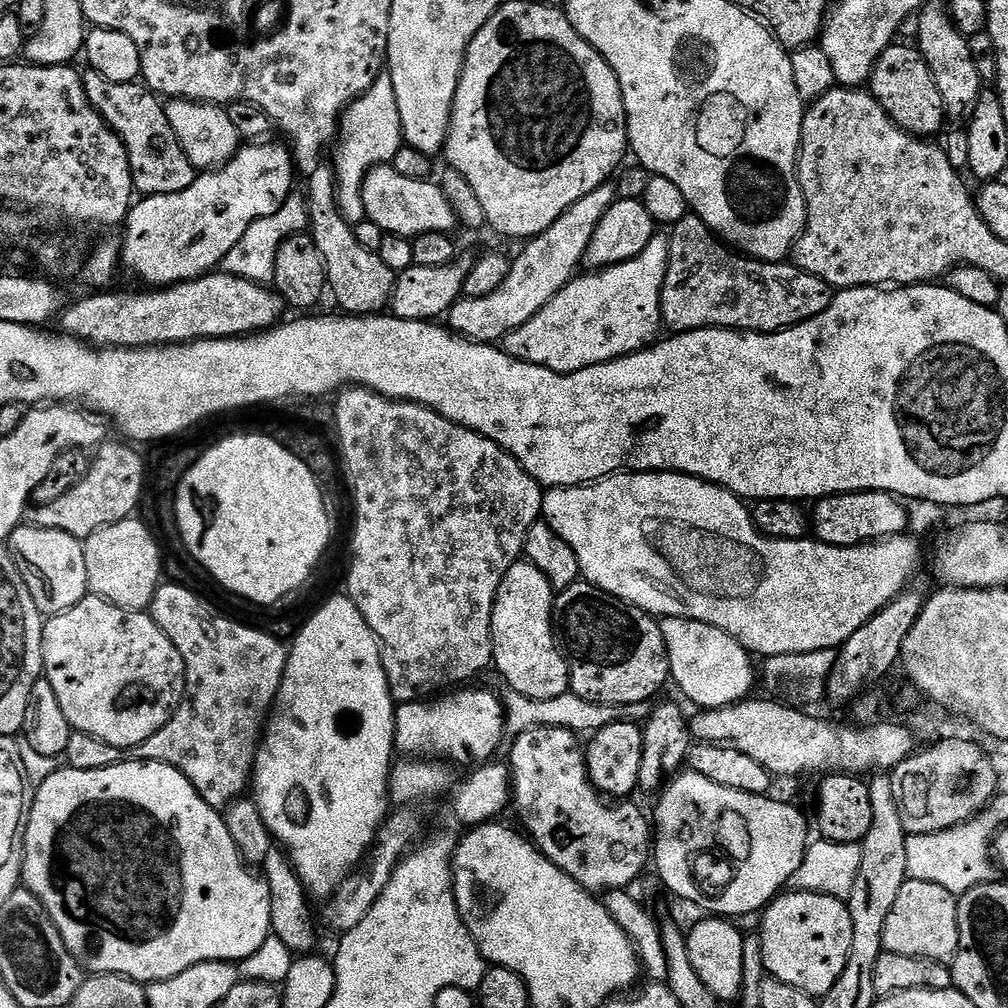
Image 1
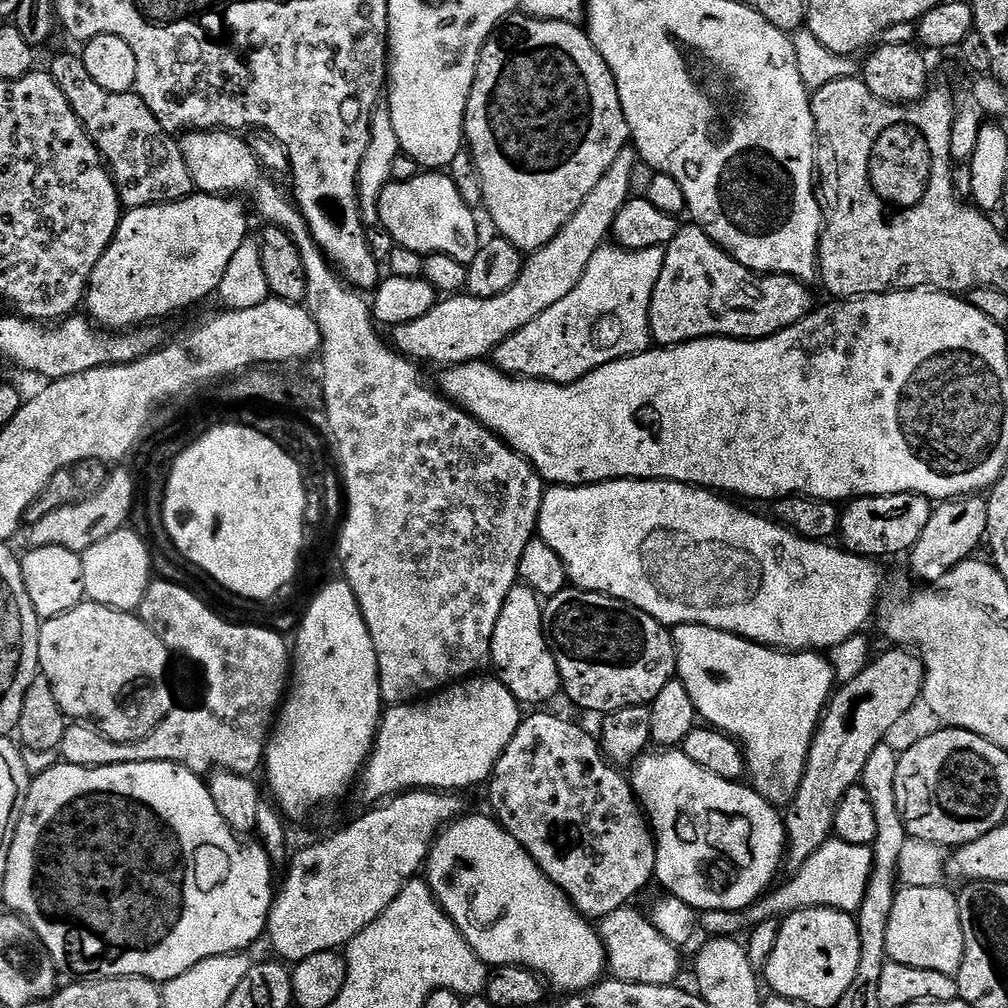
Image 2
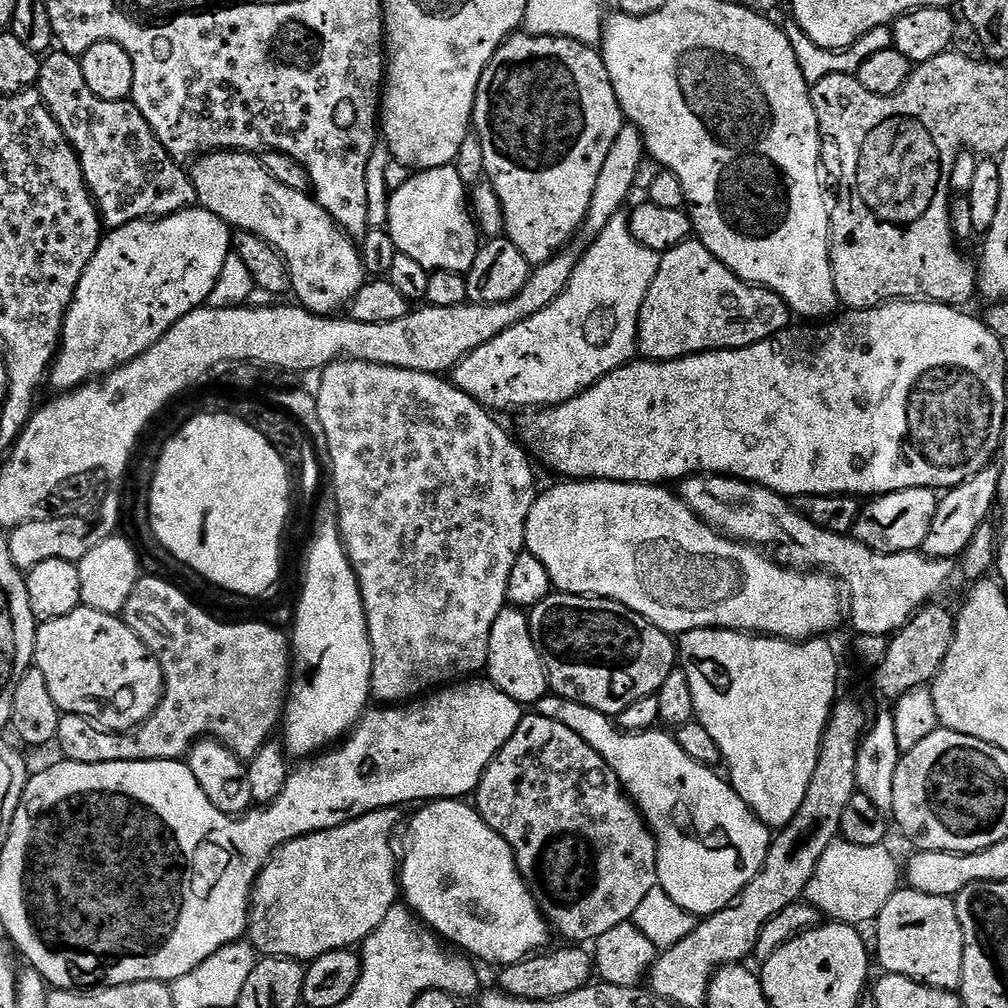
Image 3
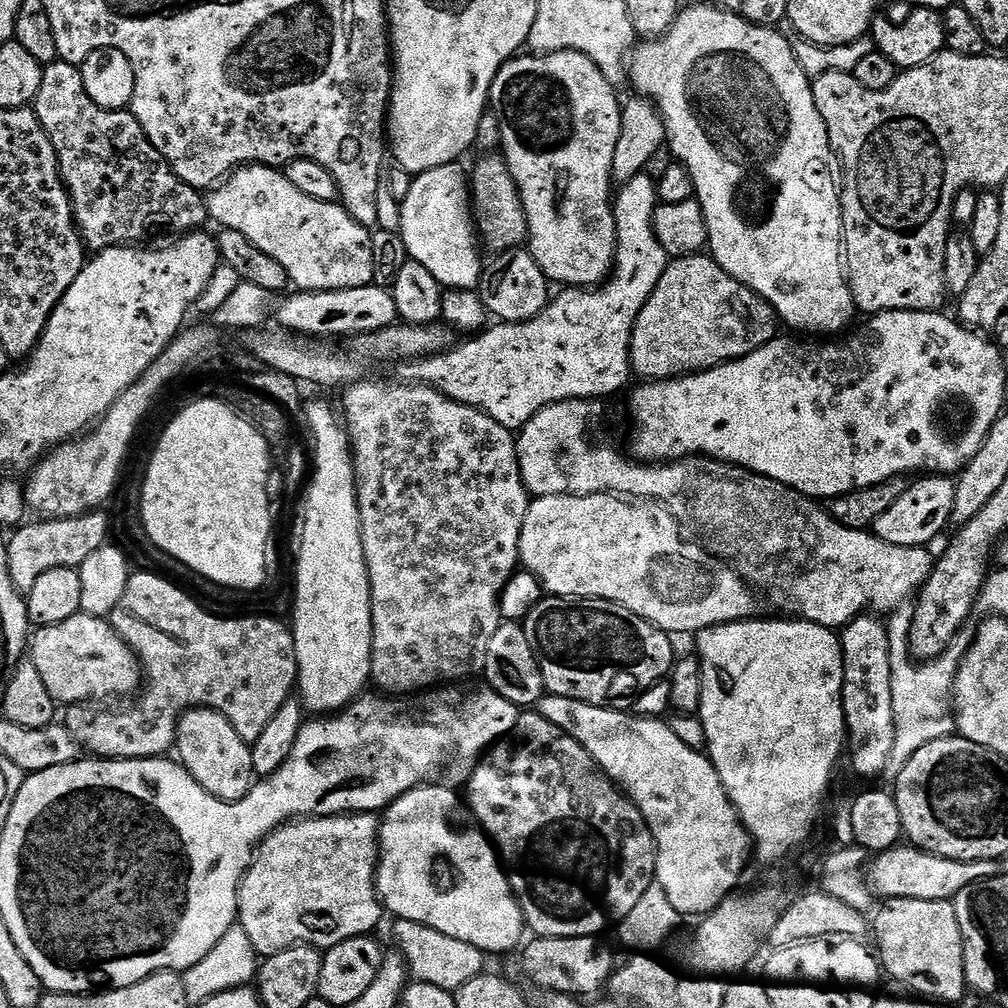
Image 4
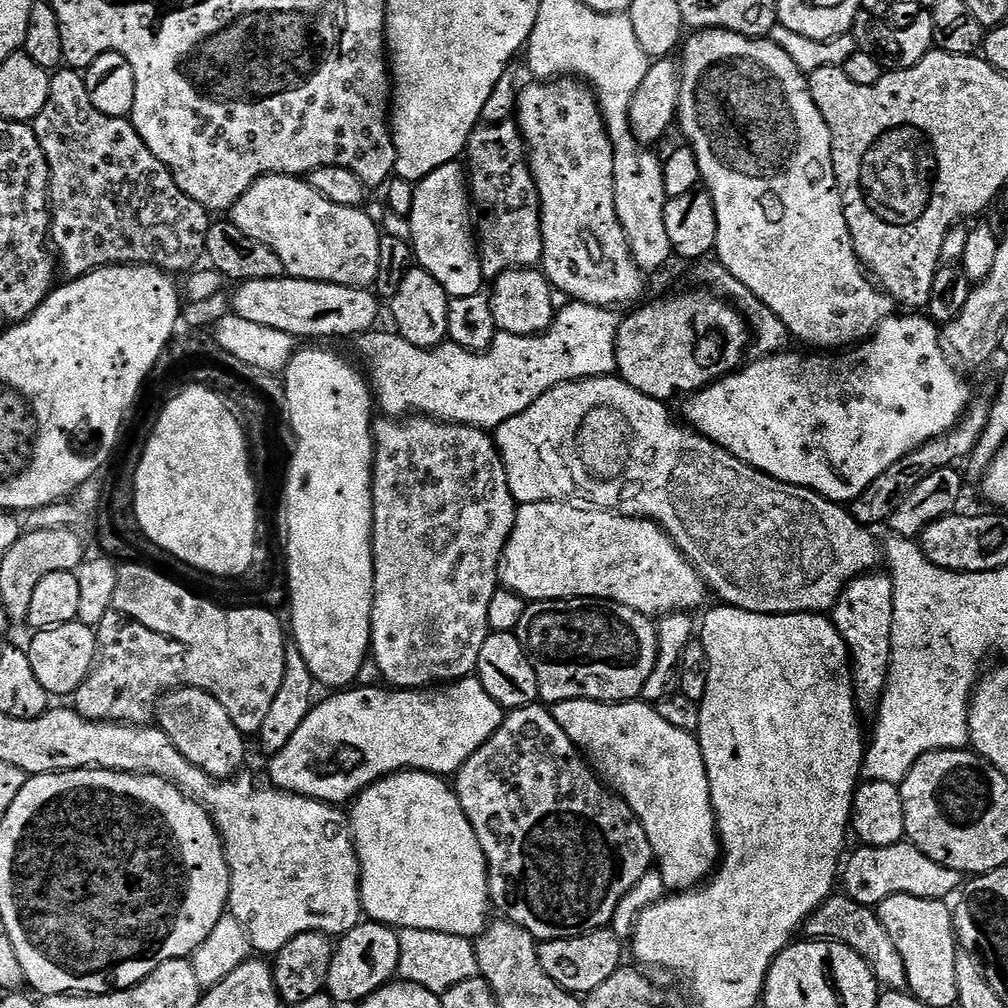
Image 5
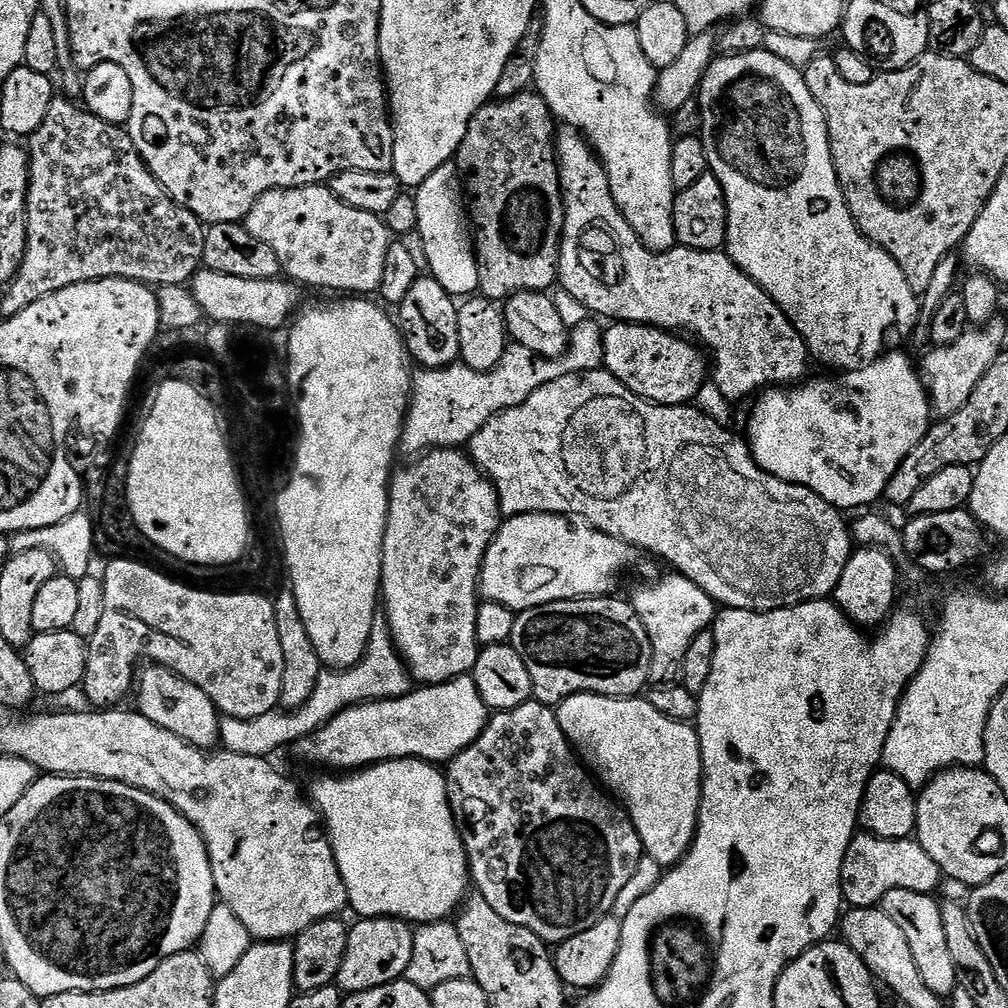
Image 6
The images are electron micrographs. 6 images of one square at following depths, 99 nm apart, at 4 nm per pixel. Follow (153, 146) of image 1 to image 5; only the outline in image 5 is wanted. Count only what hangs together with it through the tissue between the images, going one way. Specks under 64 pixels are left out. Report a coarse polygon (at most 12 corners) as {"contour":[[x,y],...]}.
{"contour":[[51,73],[34,121],[68,280],[188,274],[213,217],[131,119]]}

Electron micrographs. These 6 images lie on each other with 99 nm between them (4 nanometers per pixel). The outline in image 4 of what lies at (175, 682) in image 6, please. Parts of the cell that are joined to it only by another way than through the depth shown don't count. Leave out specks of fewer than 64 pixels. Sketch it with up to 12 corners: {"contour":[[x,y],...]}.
{"contour":[[190,708],[175,755],[214,798],[252,789],[252,749],[213,708]]}

